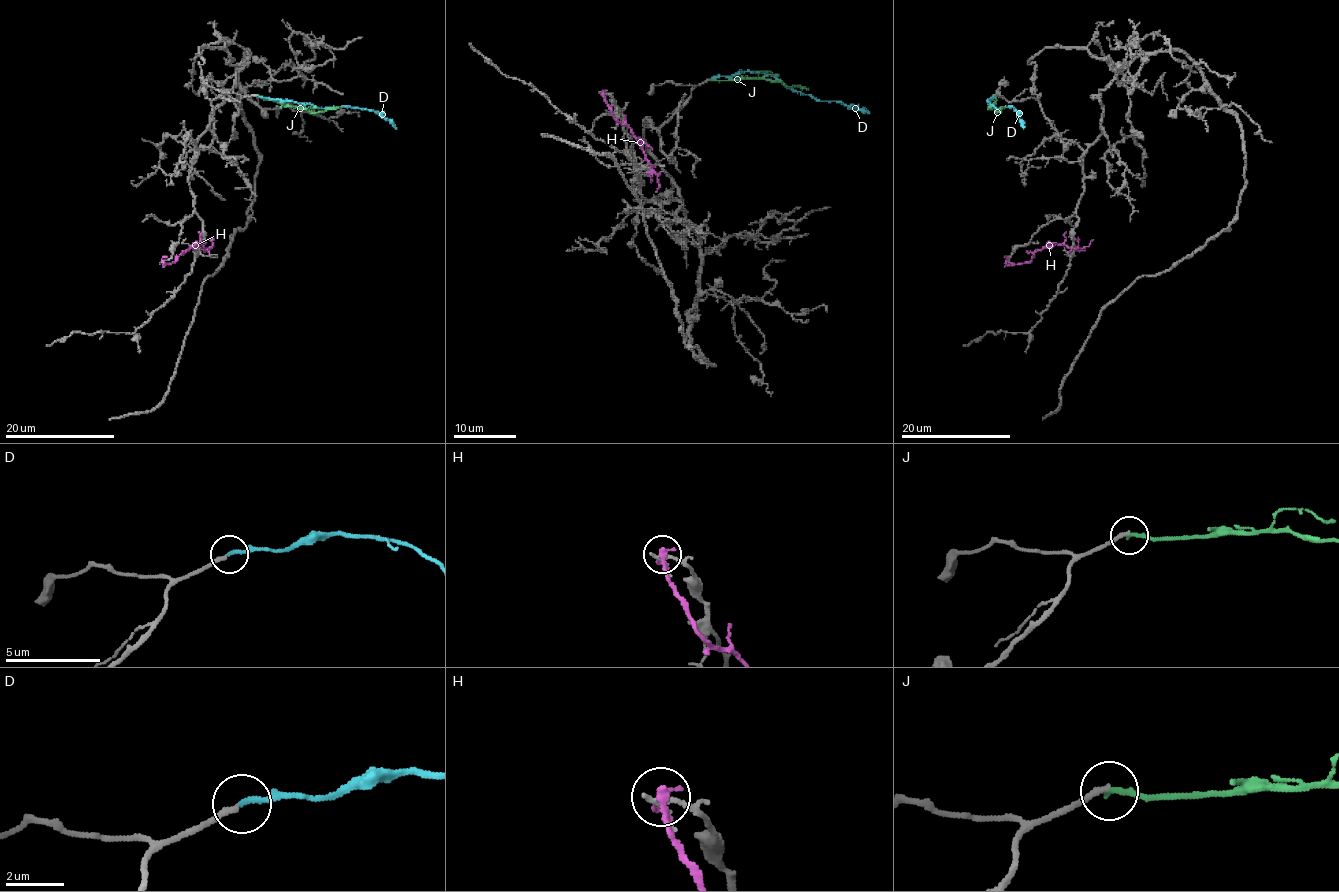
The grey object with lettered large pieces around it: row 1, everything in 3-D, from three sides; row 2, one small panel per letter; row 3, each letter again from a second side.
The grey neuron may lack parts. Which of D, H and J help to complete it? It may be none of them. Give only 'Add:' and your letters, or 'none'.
Add: D

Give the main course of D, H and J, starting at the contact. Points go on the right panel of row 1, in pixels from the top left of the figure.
D: (993, 96), (988, 101), (1000, 108), (1014, 108), (1023, 129)
H: (1005, 261), (1007, 264), (1027, 263), (1038, 249), (1056, 243), (1074, 248), (1087, 246), (1093, 239)
J: (994, 96), (997, 112), (1004, 107)

